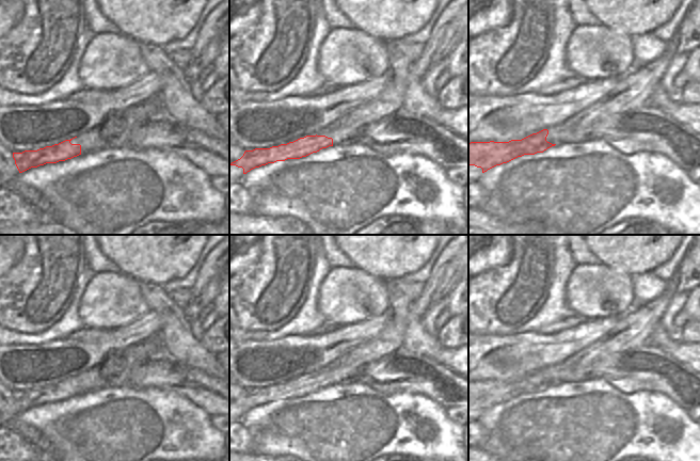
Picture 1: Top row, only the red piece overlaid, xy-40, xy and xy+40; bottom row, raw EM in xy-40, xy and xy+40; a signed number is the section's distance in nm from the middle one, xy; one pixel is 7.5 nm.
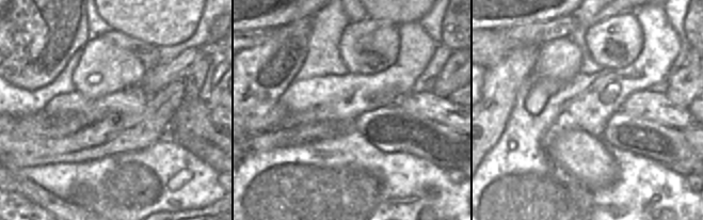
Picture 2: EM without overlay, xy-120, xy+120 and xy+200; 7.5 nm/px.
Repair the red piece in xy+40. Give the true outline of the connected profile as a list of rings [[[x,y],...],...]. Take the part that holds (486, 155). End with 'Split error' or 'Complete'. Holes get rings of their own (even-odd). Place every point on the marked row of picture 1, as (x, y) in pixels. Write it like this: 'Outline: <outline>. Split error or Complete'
Outline: [[[647,105],[622,114],[607,116],[586,129],[556,125],[532,133],[522,140],[511,140],[509,142],[471,142],[468,143],[468,165],[481,168],[482,173],[484,173],[496,165],[507,163],[518,157],[543,153],[557,144],[573,144],[588,140],[603,140],[622,155],[656,153],[667,157],[685,172],[700,170],[700,134],[678,123],[661,110]]]. Split error

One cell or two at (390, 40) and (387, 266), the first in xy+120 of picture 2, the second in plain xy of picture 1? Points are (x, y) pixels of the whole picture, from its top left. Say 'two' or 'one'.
two

